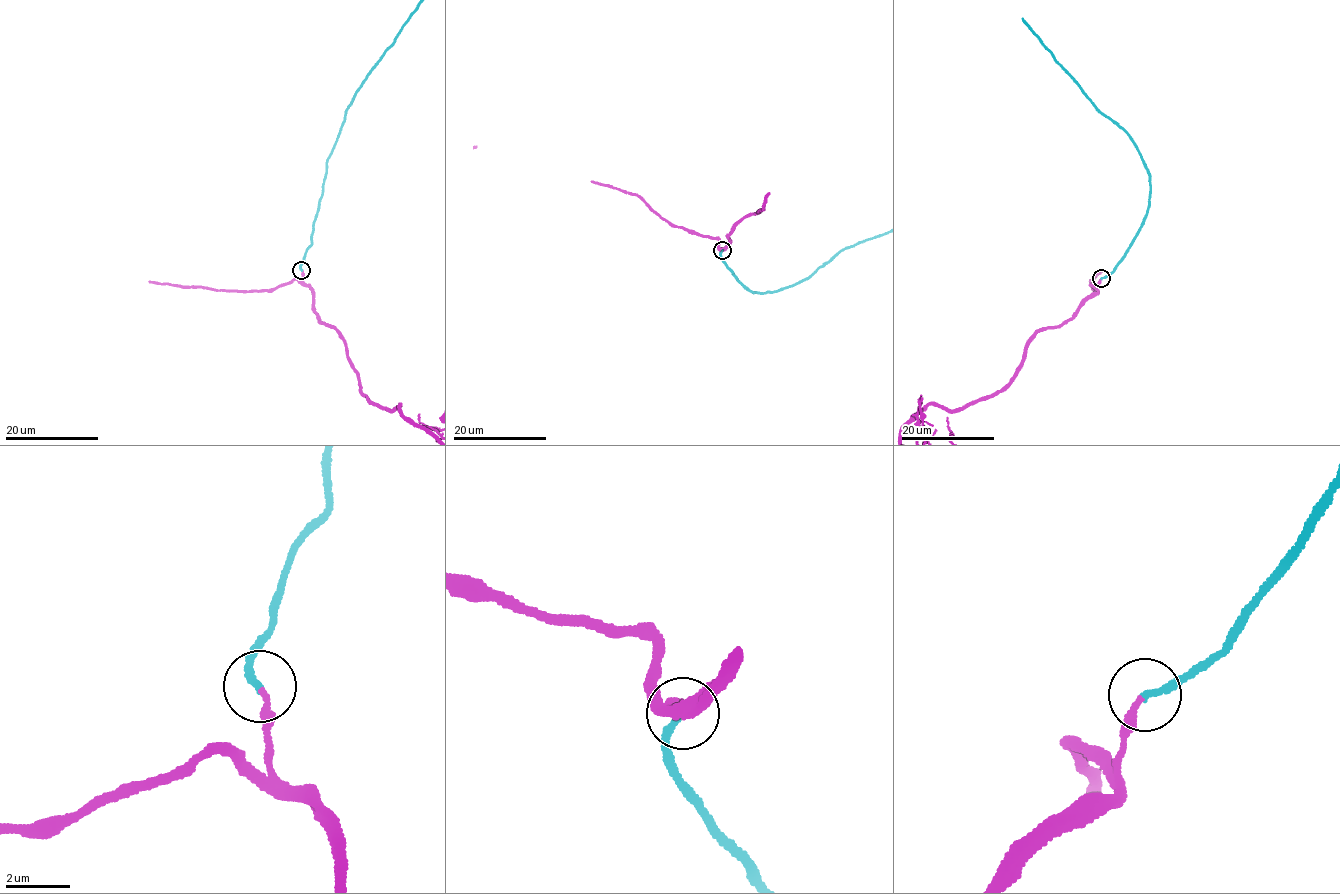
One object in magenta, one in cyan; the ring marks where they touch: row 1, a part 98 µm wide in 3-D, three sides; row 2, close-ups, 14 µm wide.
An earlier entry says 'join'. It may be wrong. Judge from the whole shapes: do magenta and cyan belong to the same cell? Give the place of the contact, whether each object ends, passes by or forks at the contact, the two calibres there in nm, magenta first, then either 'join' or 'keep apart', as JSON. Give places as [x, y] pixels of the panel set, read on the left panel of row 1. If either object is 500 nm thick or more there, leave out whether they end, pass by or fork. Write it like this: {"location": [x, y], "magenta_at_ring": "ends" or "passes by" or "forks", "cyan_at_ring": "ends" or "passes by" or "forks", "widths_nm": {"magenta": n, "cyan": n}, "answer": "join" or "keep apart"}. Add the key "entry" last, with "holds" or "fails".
{"location": [301, 270], "magenta_at_ring": "ends", "cyan_at_ring": "ends", "widths_nm": {"magenta": 200, "cyan": 200}, "answer": "join", "entry": "holds"}

